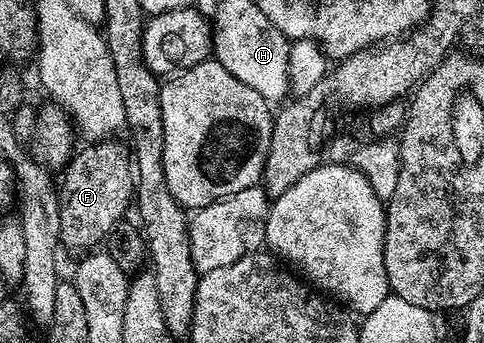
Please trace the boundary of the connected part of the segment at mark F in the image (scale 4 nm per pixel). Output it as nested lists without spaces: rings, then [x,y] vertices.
[[[97,140],[86,150],[78,149],[64,167],[65,179],[59,182],[61,207],[59,208],[59,228],[61,229],[60,245],[70,246],[73,250],[88,251],[96,242],[104,243],[117,228],[119,222],[126,217],[125,209],[130,209],[135,198],[135,162],[131,150],[118,140]]]

